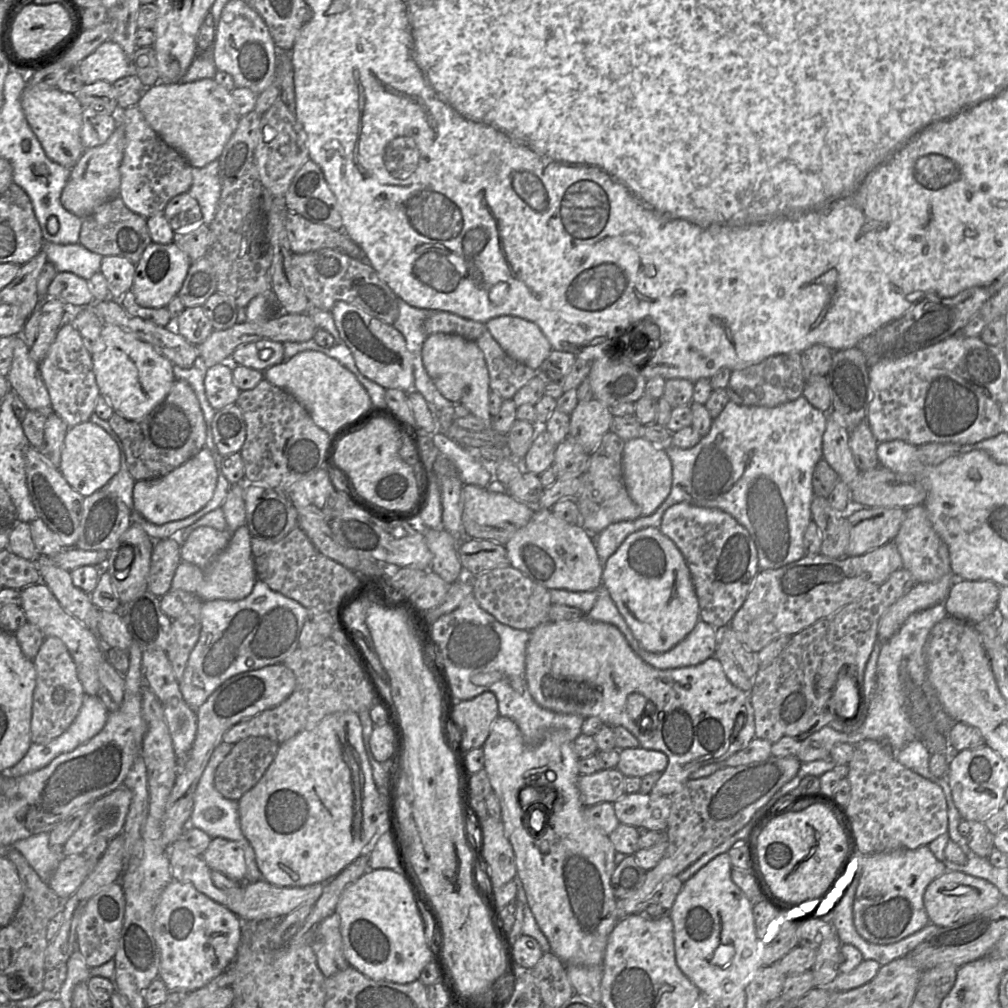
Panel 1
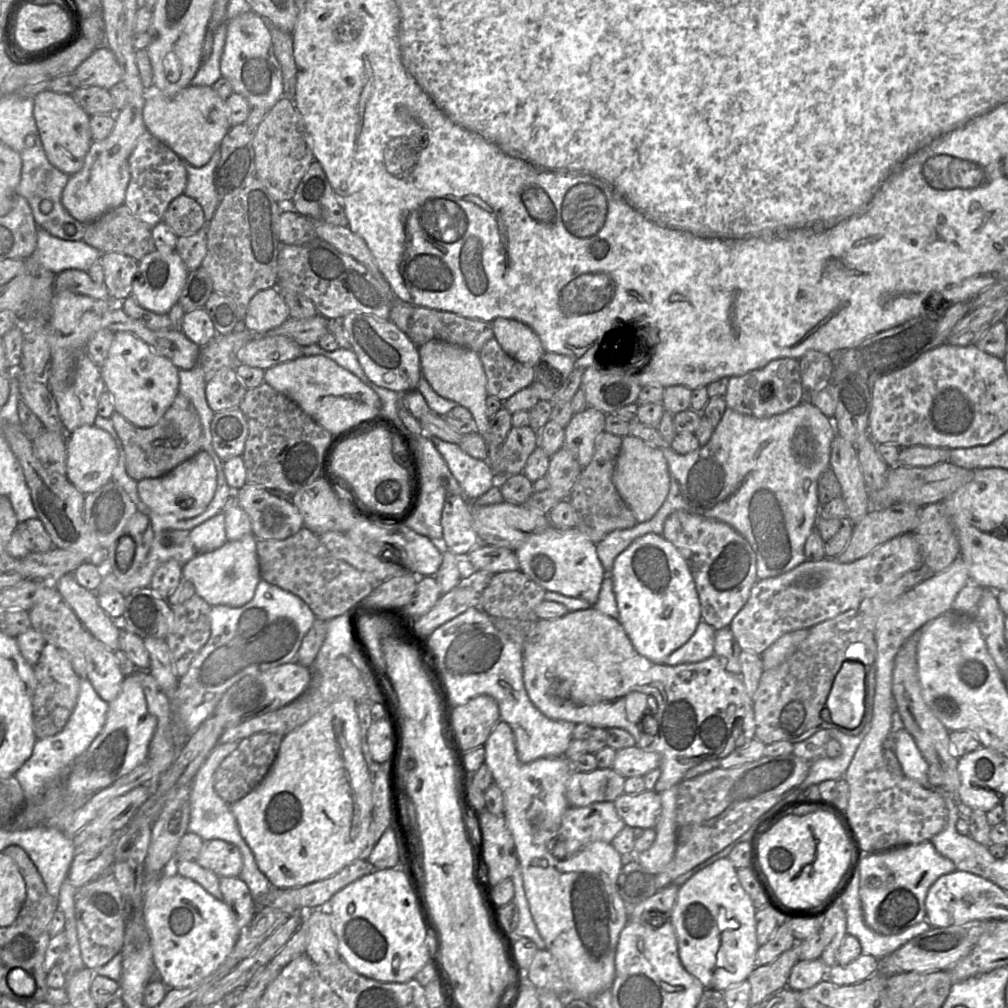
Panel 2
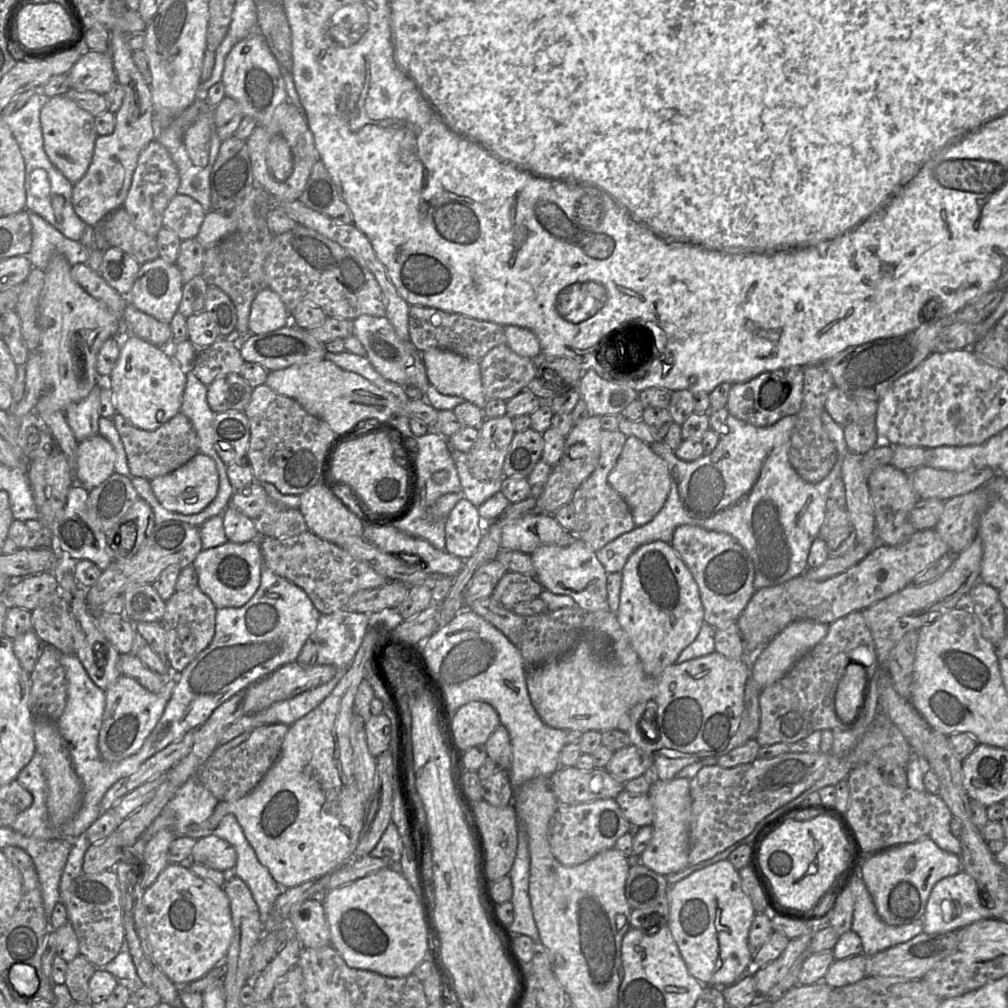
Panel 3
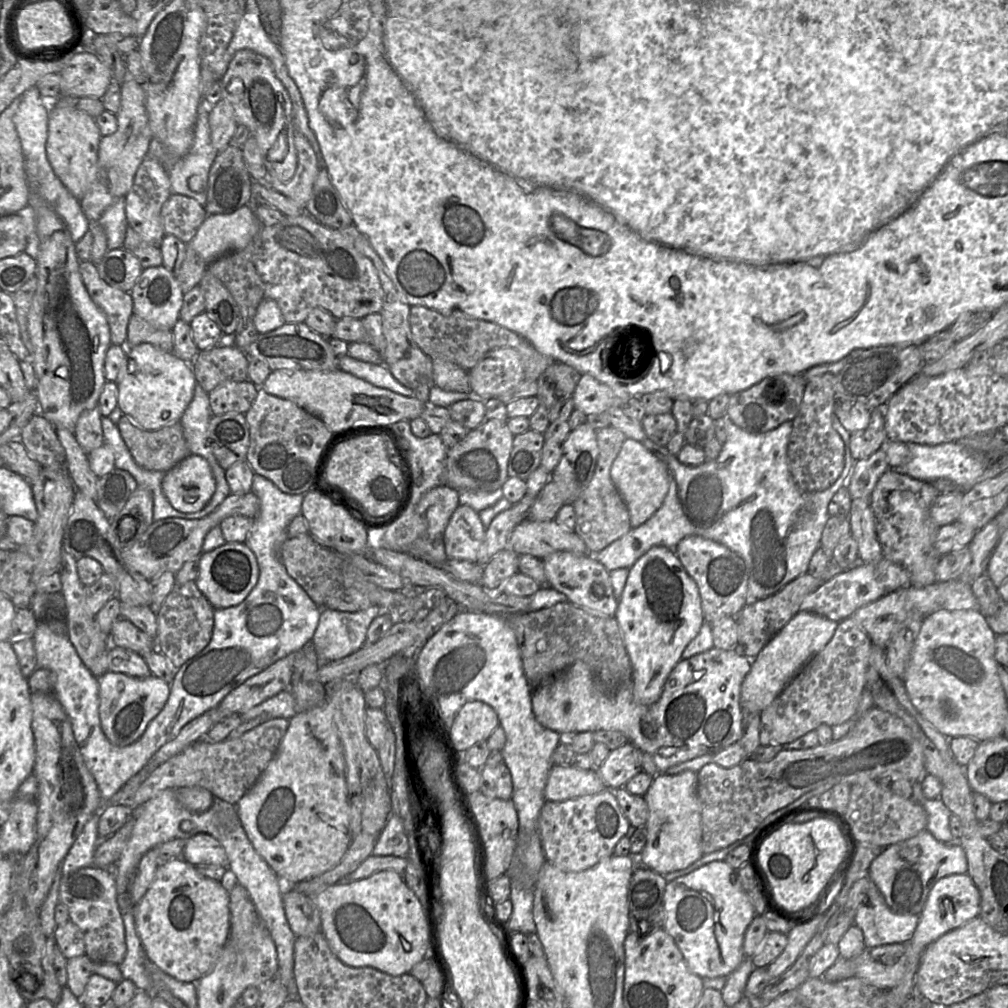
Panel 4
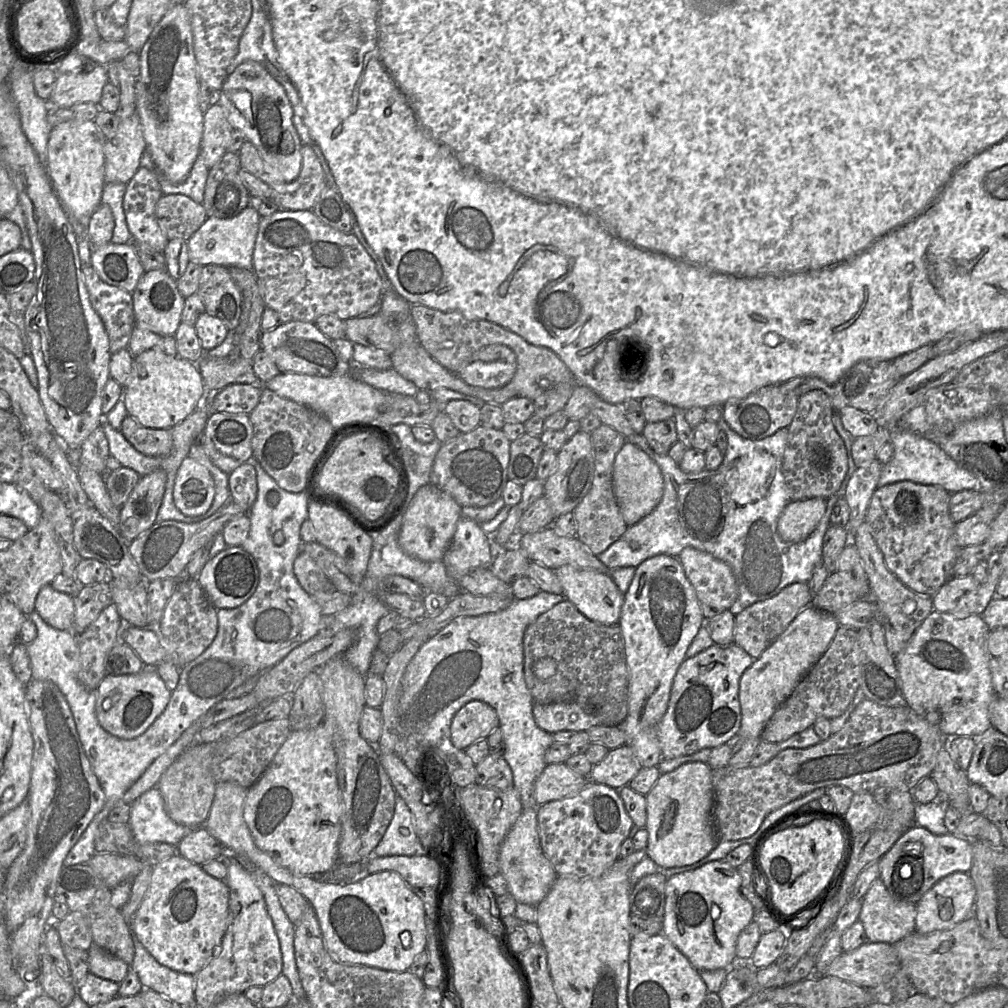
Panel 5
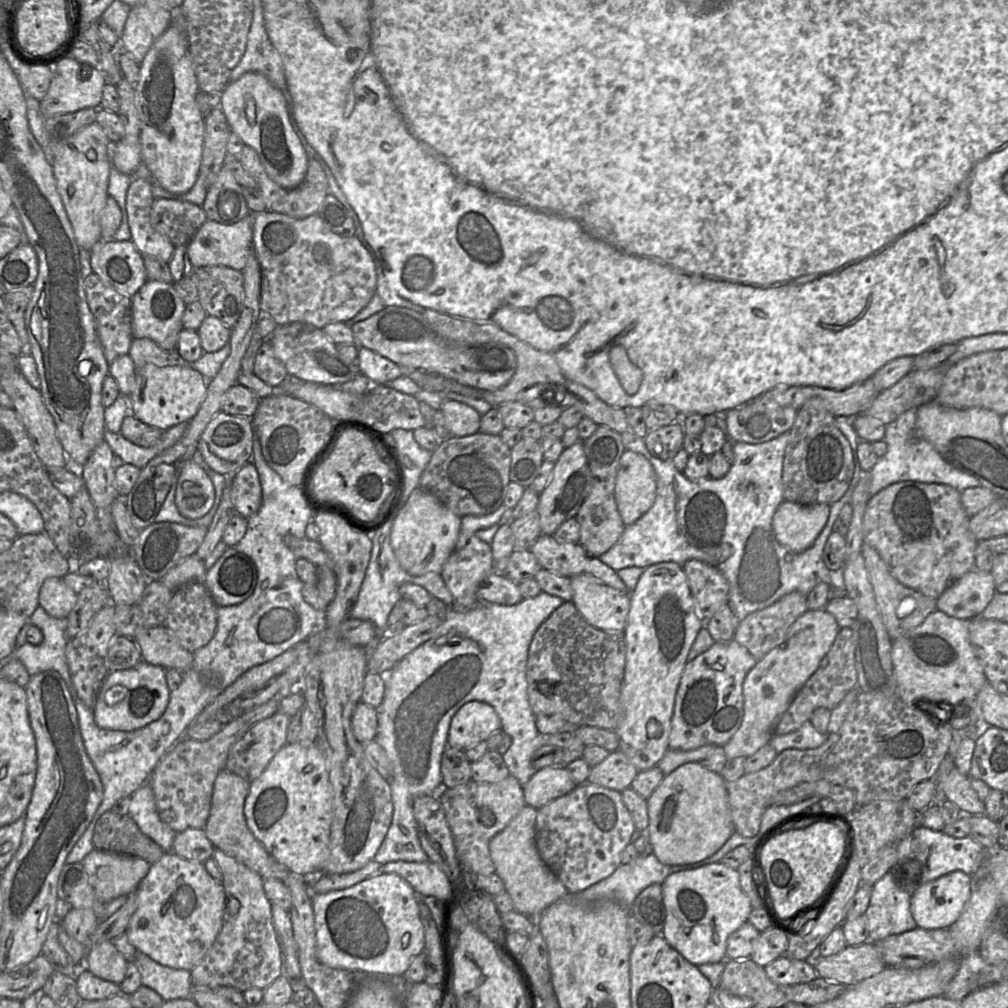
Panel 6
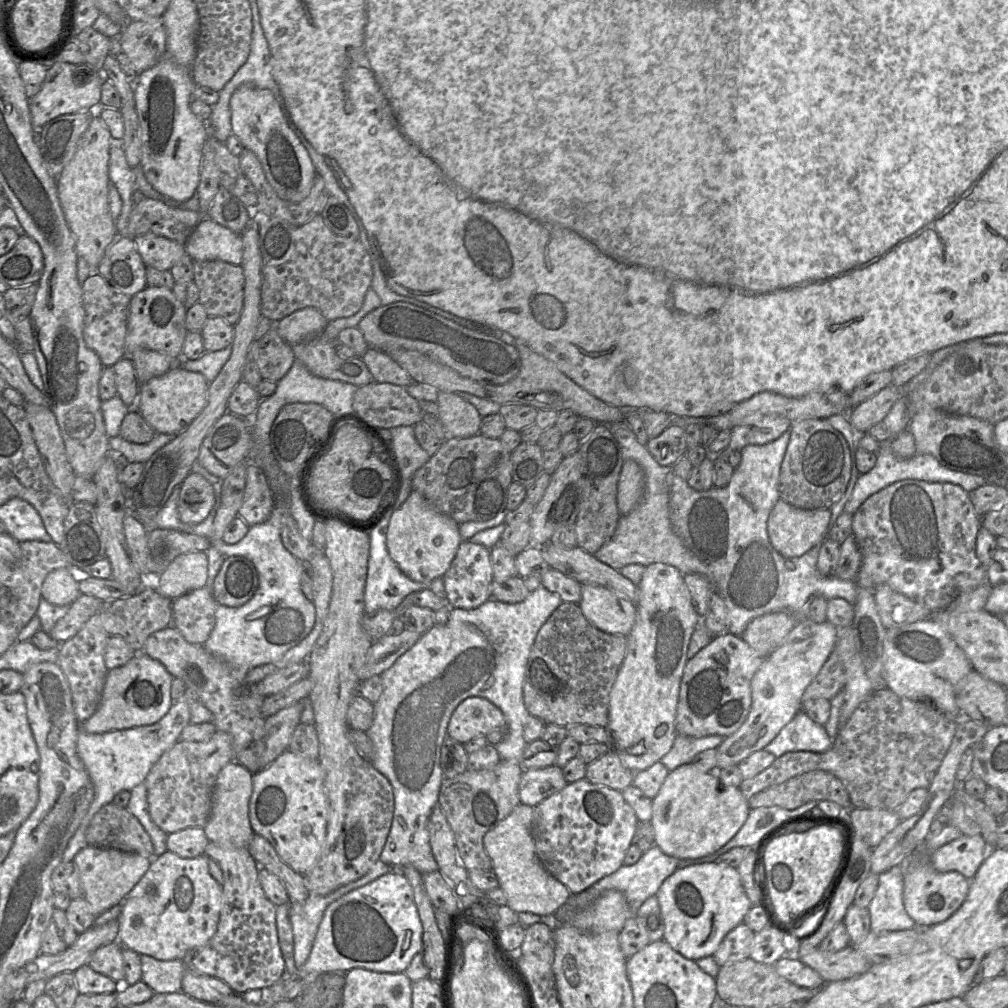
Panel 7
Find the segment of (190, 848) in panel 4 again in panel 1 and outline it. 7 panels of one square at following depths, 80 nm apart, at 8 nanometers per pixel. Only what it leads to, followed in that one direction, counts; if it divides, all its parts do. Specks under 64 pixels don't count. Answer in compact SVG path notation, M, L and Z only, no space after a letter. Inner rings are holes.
M213 838L202 858L211 870L216 870L228 878L245 882L246 861L243 849L235 841Z

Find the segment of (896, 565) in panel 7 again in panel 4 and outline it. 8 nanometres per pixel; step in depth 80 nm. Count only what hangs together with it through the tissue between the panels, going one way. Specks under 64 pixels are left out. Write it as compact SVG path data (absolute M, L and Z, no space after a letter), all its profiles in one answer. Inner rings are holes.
M889 468L879 478L870 497L883 557L906 569L910 575L910 584L917 587L925 587L936 582L935 568L942 557L934 547L939 527L930 517L930 508L939 495L931 483Z

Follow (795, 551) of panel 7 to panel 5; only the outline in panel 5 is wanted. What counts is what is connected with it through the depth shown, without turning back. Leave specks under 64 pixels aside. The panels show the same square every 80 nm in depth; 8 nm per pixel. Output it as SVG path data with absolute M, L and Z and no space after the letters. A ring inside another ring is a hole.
M811 498L791 501L777 521L779 536L788 543L805 541L817 528L826 511L826 500Z

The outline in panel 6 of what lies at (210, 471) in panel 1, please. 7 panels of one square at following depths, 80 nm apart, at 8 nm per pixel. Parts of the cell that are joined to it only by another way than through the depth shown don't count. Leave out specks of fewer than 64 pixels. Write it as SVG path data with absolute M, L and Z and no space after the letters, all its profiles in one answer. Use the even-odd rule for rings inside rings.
M192 459L181 468L175 491L175 504L179 513L196 520L205 516L215 500L212 480L202 467Z

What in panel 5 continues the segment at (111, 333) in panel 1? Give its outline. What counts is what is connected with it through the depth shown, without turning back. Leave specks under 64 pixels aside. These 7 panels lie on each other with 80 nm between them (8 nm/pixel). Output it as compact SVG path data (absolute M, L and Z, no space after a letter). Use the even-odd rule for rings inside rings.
M146 350L133 357L132 371L123 387L127 414L146 428L171 429L186 419L204 393L197 364L158 350Z

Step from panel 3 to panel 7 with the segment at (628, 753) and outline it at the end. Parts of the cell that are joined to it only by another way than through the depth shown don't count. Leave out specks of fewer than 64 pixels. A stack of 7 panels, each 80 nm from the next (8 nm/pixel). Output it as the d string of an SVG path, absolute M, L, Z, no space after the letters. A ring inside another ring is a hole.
M609 751L587 765L585 779L592 784L623 791L632 785L634 774L622 764L616 753Z

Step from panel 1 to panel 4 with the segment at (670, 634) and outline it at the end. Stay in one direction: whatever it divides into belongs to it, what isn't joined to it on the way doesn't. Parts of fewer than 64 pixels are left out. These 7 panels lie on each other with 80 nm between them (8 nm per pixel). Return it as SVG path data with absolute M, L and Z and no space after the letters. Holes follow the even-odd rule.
M654 546L634 563L629 569L614 618L621 629L624 646L632 666L634 699L639 704L650 706L660 699L669 674L682 659L686 646L697 636L705 623L699 589L674 550Z

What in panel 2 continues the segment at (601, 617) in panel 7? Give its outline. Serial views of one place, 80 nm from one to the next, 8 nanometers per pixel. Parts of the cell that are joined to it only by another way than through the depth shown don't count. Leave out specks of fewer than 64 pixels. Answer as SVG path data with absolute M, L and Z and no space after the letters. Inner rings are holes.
M550 525L544 531L531 535L516 549L515 553L519 560L520 571L546 591L557 592L568 597L580 598L587 601L591 606L594 606L597 602L603 580L606 577L606 571L597 555L596 544L577 527L561 529Z

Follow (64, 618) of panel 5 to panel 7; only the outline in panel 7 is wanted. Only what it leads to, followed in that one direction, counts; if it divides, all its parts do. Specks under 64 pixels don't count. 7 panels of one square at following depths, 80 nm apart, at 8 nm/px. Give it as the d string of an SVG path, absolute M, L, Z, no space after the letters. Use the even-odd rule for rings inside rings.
M61 568L50 572L42 584L42 598L56 606L70 606L81 594L76 571Z

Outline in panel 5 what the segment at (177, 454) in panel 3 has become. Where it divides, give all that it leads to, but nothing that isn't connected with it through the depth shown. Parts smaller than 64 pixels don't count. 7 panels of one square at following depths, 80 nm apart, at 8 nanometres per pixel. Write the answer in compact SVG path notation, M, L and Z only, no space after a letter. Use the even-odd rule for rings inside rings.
M127 415L119 430L125 439L144 455L165 457L171 452L173 445L171 429L146 428Z

